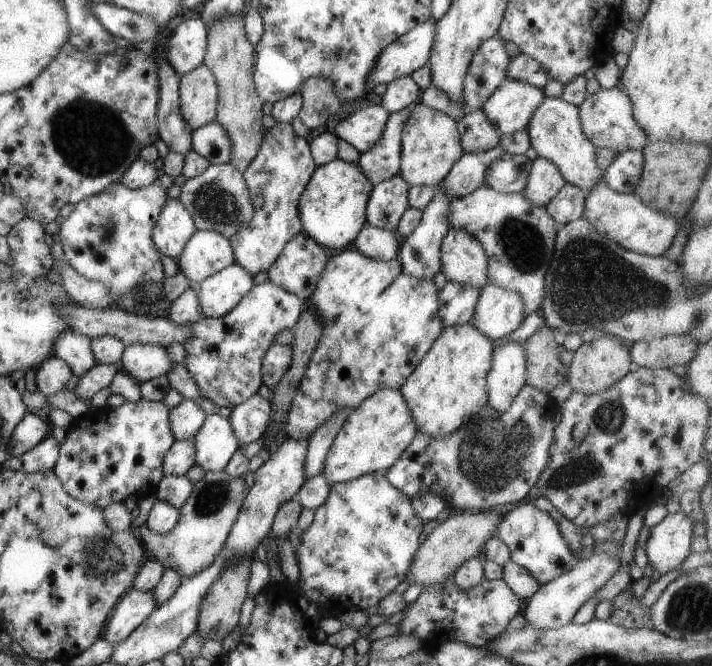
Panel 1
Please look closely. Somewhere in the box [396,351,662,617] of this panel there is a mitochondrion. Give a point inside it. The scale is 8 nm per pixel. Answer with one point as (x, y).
(490, 458)

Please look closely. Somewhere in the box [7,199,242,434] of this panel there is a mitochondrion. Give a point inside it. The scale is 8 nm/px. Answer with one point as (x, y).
(108, 230)

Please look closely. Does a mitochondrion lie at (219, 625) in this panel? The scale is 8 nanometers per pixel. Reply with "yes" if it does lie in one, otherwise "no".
yes

